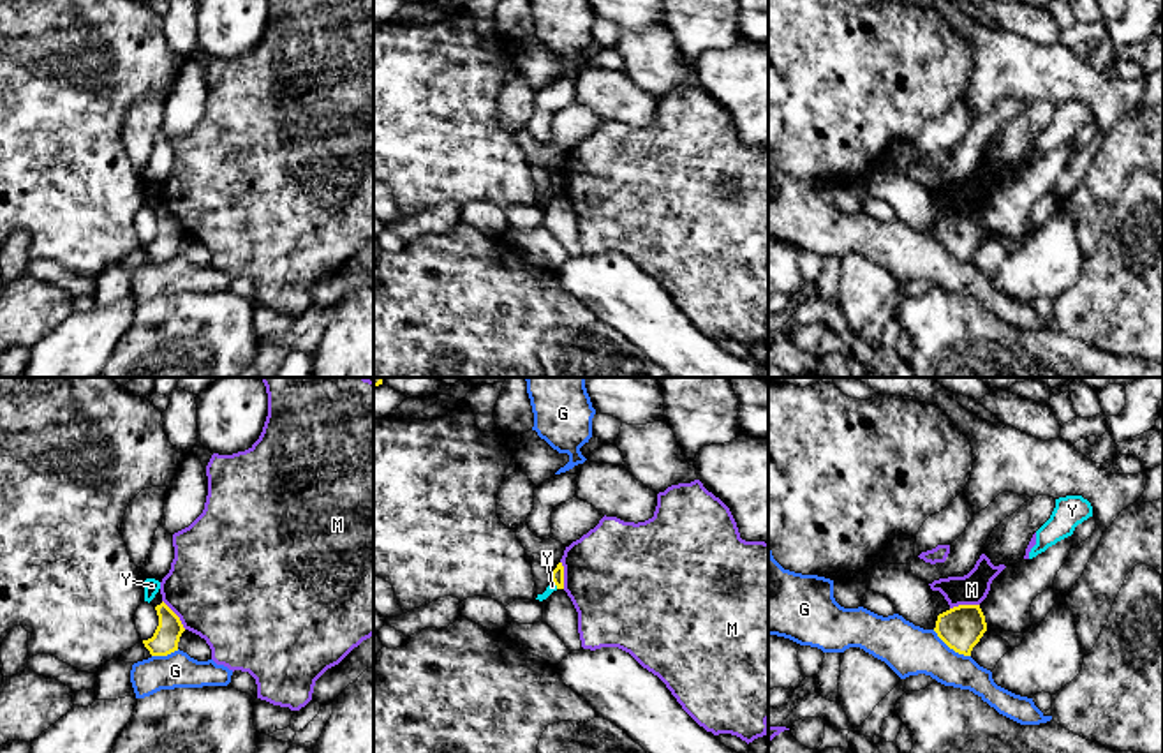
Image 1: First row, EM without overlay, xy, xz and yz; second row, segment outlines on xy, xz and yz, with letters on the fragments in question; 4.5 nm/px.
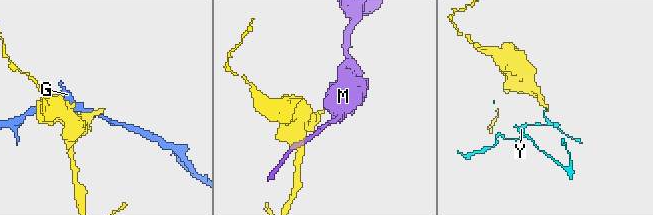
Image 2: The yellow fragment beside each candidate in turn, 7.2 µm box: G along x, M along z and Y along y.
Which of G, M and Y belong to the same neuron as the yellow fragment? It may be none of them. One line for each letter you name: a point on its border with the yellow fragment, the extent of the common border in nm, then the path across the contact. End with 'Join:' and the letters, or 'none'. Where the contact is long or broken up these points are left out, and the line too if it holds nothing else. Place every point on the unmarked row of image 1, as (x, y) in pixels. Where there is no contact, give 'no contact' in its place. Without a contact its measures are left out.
Join: none

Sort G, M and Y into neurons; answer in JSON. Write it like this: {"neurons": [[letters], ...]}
{"neurons": [["G"], ["M"], ["Y"]]}

